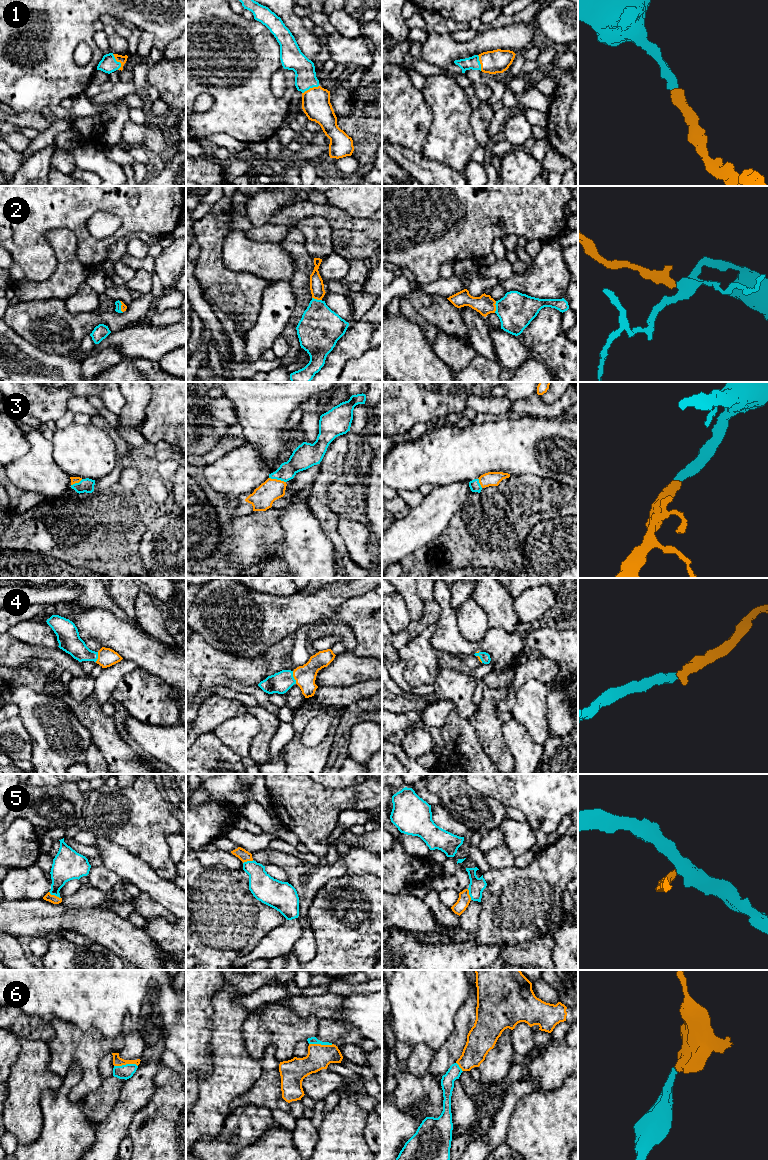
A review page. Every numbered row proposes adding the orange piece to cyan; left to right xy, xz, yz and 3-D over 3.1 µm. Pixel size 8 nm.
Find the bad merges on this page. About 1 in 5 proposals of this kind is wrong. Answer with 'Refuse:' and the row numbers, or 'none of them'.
Refuse: none of them

